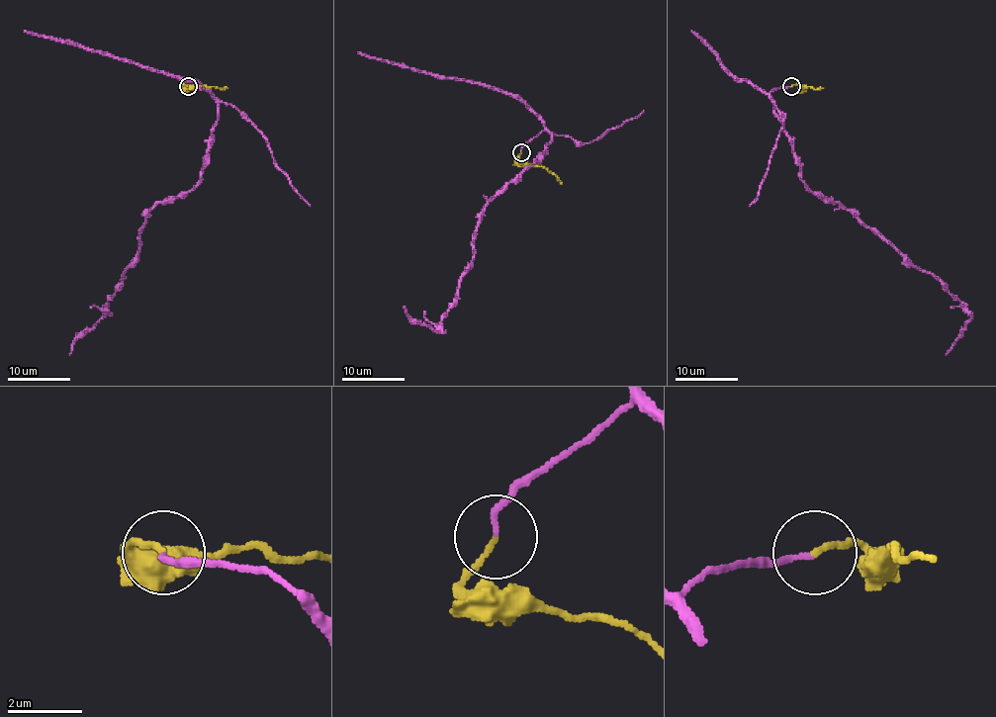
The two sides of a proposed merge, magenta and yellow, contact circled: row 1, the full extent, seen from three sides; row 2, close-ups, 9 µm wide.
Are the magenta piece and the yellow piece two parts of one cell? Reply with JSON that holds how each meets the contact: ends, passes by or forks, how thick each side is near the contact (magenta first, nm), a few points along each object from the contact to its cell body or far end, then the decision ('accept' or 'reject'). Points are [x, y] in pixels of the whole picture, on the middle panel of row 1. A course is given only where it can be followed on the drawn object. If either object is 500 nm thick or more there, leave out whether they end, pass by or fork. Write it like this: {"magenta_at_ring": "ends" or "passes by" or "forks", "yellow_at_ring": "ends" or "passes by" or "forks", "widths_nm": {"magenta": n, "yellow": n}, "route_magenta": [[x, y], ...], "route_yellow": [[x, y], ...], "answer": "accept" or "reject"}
{"magenta_at_ring": "ends", "yellow_at_ring": "ends", "widths_nm": {"magenta": 150, "yellow": 150}, "route_magenta": [[521, 152], [544, 131], [551, 134], [541, 155], [485, 208], [472, 265], [441, 326], [417, 323], [404, 307]], "route_yellow": [[521, 152], [519, 160], [544, 166], [562, 184]], "answer": "accept"}

